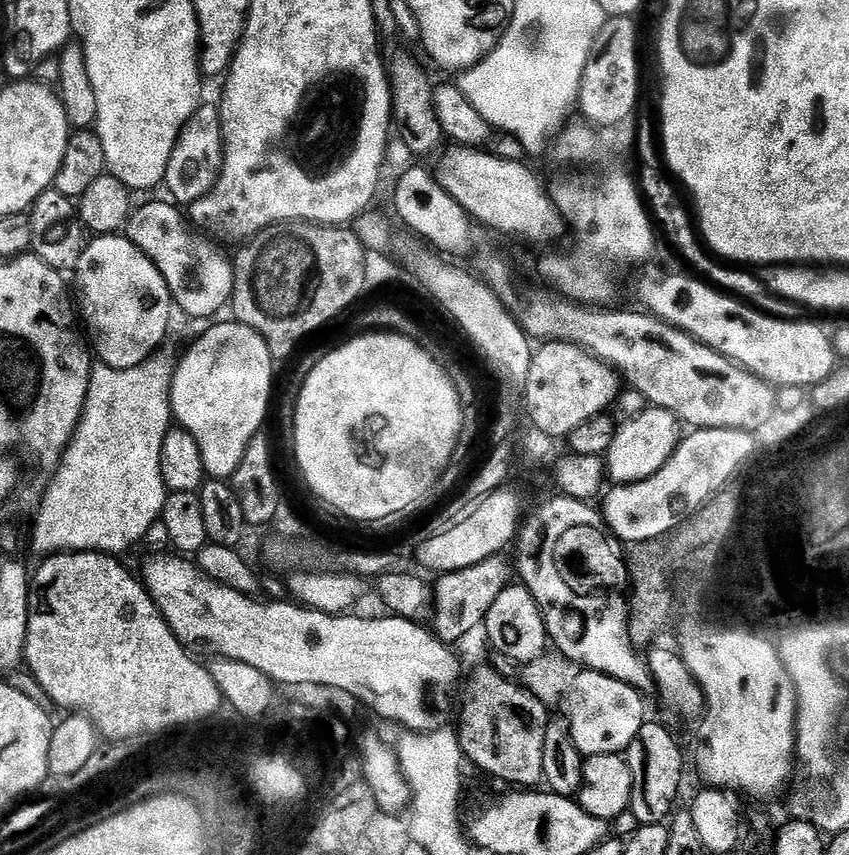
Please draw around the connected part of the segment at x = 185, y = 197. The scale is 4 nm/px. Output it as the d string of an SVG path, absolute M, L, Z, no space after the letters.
M201 103L192 115L192 121L184 129L174 148L164 184L173 201L180 206L190 206L203 196L209 196L220 172L224 169L224 130L220 123L220 110L215 103Z

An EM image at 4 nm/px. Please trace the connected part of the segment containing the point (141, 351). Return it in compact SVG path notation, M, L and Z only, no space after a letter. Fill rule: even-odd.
M100 234L92 239L87 241L80 265L74 269L76 280L80 283L78 308L84 311L84 320L92 331L91 343L99 363L108 364L112 368L133 368L167 341L164 339L168 336L168 323L174 313L171 290L158 266L127 235Z

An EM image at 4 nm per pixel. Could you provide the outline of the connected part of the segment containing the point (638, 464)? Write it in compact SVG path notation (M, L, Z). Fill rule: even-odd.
M645 407L641 416L628 420L617 429L616 436L606 453L606 468L613 485L642 482L666 465L677 455L682 439L682 422L670 410Z

